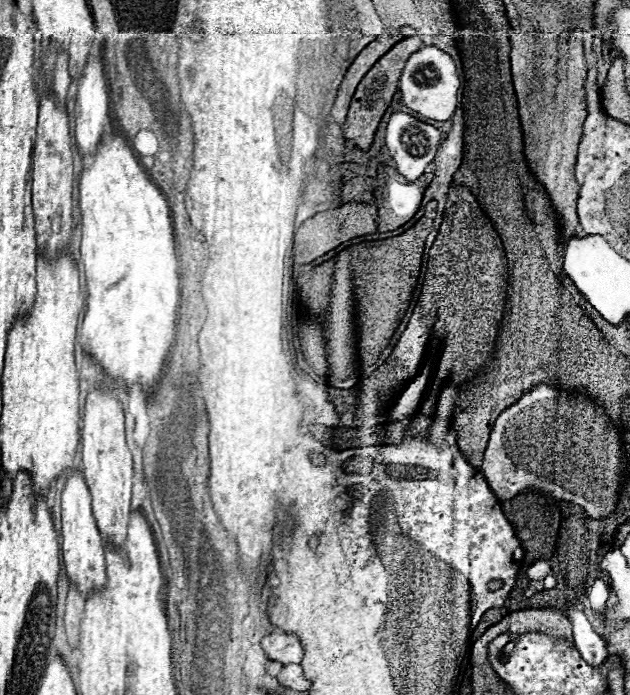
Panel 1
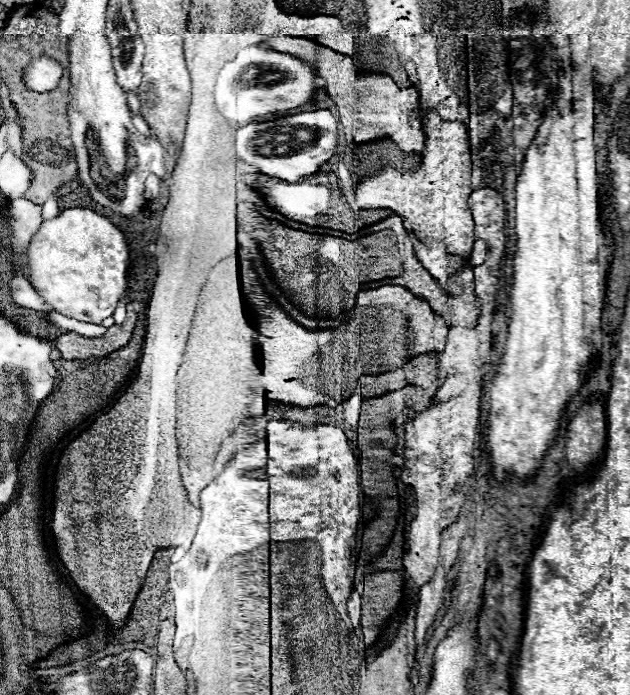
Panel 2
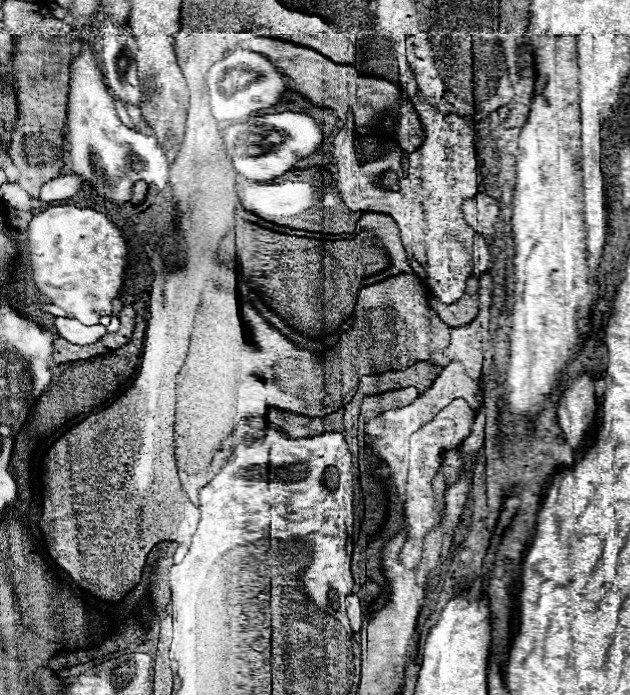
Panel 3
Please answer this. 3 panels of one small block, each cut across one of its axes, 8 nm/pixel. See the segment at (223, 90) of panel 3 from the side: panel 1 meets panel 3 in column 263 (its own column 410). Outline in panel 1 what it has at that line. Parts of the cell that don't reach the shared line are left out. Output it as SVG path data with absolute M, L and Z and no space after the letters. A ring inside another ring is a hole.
M424 46L418 52L414 52L408 58L408 62L402 70L400 82L398 82L398 90L402 92L402 104L408 106L410 110L422 114L424 118L438 120L438 122L452 118L456 104L458 104L458 100L456 100L458 88L460 88L460 80L458 80L454 60L436 46Z

